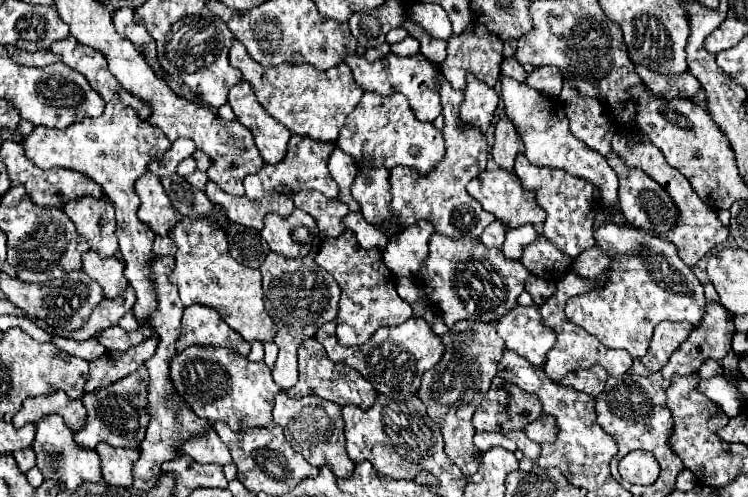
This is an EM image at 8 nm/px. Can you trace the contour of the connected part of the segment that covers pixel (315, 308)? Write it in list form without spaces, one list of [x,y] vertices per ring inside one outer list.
[[[313,250],[313,254],[301,258],[301,260],[291,260],[283,258],[275,252],[271,252],[265,262],[261,264],[261,274],[263,274],[263,300],[265,300],[265,310],[279,328],[275,336],[275,344],[279,346],[279,356],[277,362],[271,370],[275,384],[281,390],[289,390],[291,386],[297,384],[297,348],[305,338],[313,338],[315,332],[325,324],[333,322],[337,318],[339,310],[339,284],[333,280],[331,274],[321,270],[315,264],[315,254],[319,250]]]

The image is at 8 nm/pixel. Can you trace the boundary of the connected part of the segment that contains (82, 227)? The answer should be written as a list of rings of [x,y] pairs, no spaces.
[[[75,198],[63,206],[63,212],[75,222],[77,232],[101,256],[117,252],[115,210],[107,198]]]

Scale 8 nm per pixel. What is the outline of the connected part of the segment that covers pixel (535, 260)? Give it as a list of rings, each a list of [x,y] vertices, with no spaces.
[[[539,234],[533,244],[525,246],[519,260],[531,274],[551,282],[557,282],[557,278],[565,276],[573,266],[573,258],[561,254],[561,250],[557,250],[557,246],[553,246],[543,234]]]

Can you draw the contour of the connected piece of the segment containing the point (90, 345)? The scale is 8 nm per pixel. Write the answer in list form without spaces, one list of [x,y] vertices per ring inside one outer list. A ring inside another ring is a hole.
[[[55,338],[53,344],[55,344],[57,348],[61,348],[63,352],[73,354],[73,356],[77,356],[77,358],[83,358],[83,360],[87,360],[87,362],[91,362],[91,360],[95,360],[95,358],[99,358],[101,354],[107,352],[105,346],[101,346],[95,338],[85,340],[85,342],[75,342],[75,340],[65,340],[65,338]]]

